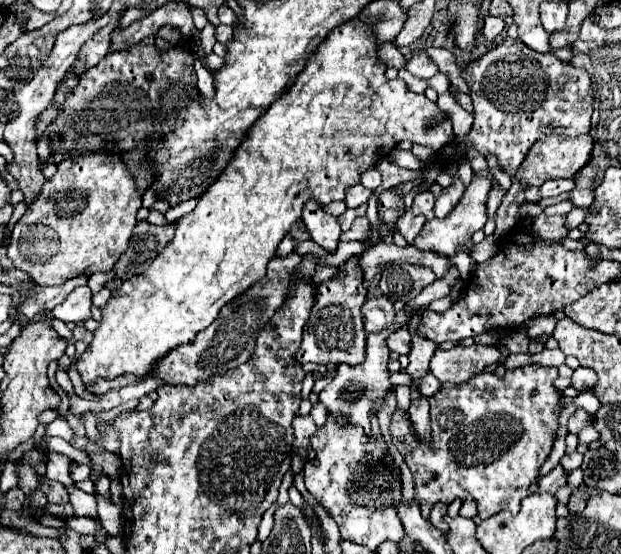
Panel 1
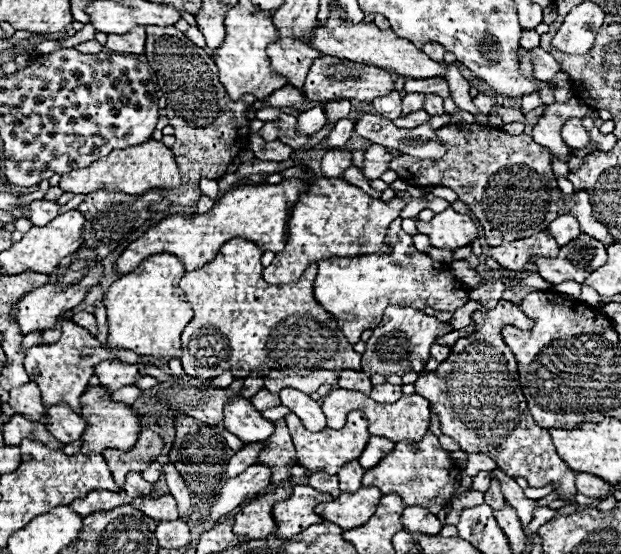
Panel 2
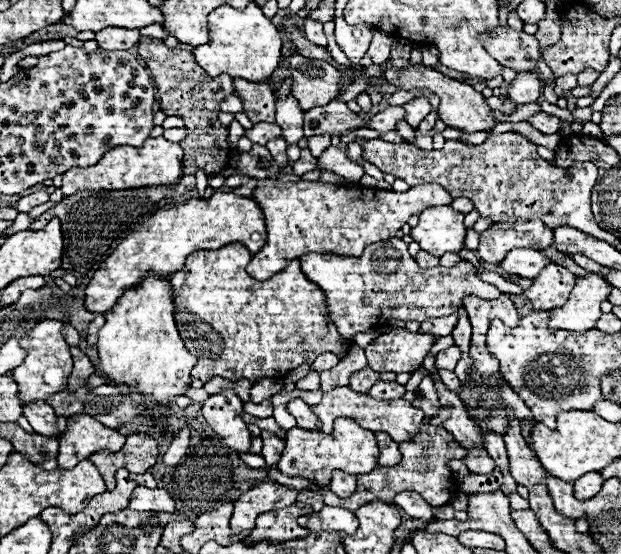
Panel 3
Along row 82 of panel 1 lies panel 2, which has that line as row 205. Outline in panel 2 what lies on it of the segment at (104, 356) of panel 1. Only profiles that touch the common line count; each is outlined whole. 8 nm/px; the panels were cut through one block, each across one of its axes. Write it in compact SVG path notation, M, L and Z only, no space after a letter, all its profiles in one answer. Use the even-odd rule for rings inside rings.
M314 178L312 186L302 192L298 202L292 206L286 246L274 256L272 264L264 268L262 278L268 284L290 284L298 280L312 262L332 256L352 258L362 254L376 254L382 250L388 226L400 216L402 208L404 200L398 196L394 196L390 202L382 202L344 182L342 178Z

